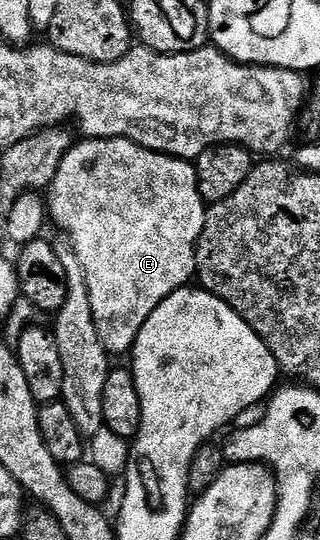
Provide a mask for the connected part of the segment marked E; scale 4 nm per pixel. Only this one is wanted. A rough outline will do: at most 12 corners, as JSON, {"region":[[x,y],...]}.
{"region":[[83,138],[45,203],[105,350],[196,275],[192,161]]}

